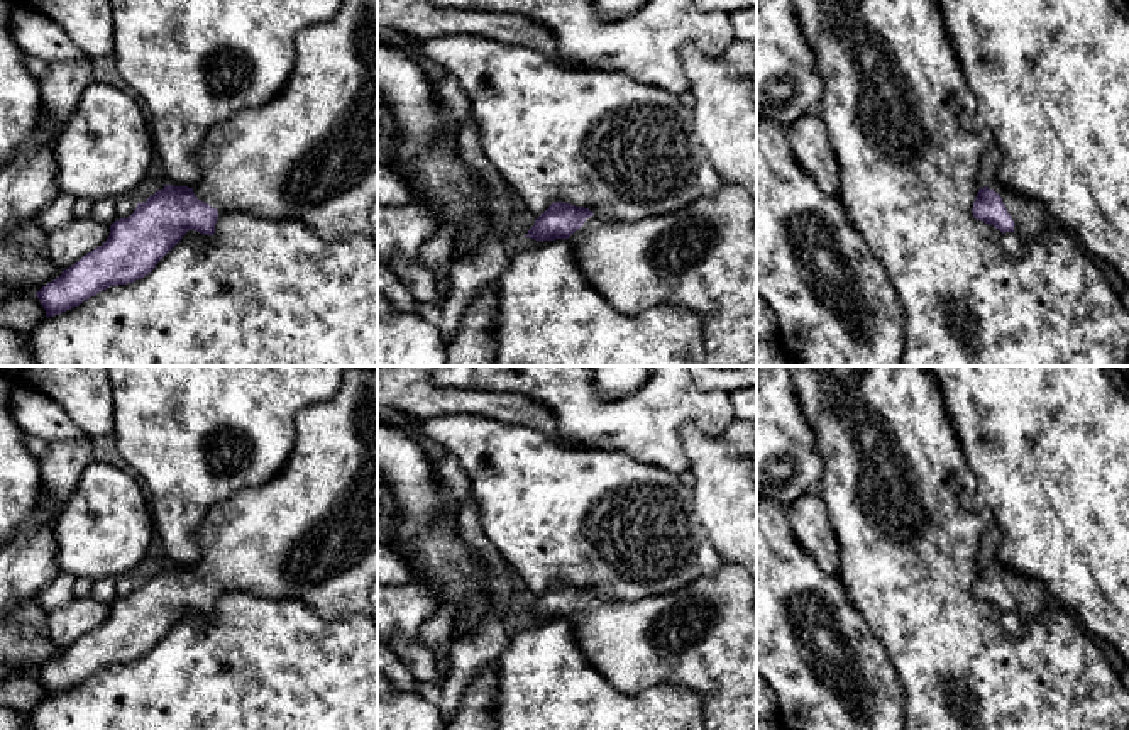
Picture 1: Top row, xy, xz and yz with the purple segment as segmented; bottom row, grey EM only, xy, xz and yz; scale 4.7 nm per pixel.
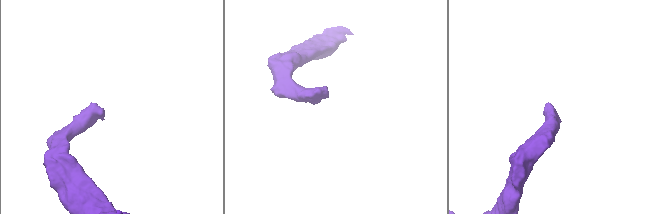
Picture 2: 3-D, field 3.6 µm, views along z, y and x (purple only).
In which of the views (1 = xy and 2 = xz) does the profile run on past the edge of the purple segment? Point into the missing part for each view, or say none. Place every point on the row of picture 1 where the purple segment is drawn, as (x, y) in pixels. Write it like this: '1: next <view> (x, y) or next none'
1: next xy (310, 154)
2: next xz (703, 258)

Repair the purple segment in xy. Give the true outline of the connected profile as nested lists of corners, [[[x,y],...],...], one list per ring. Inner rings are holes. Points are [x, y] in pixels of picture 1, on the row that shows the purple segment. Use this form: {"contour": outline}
{"contour": [[[342,0],[333,19],[296,36],[295,49],[293,73],[276,98],[242,110],[208,130],[198,152],[201,178],[193,188],[164,185],[146,202],[137,203],[130,217],[115,220],[100,247],[63,269],[36,293],[47,318],[81,305],[110,286],[142,279],[188,230],[213,235],[217,218],[230,212],[296,220],[325,241],[371,237],[369,213],[377,200],[377,0]]]}

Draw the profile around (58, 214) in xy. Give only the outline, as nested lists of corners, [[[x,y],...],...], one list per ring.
[[[59,193],[58,198],[37,215],[42,230],[49,235],[58,229],[69,225],[74,220],[73,205],[74,198],[71,195]]]

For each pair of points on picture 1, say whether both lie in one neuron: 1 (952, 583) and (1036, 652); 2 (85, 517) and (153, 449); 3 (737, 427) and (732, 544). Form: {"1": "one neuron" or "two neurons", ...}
{"1": "one neuron", "2": "two neurons", "3": "two neurons"}

